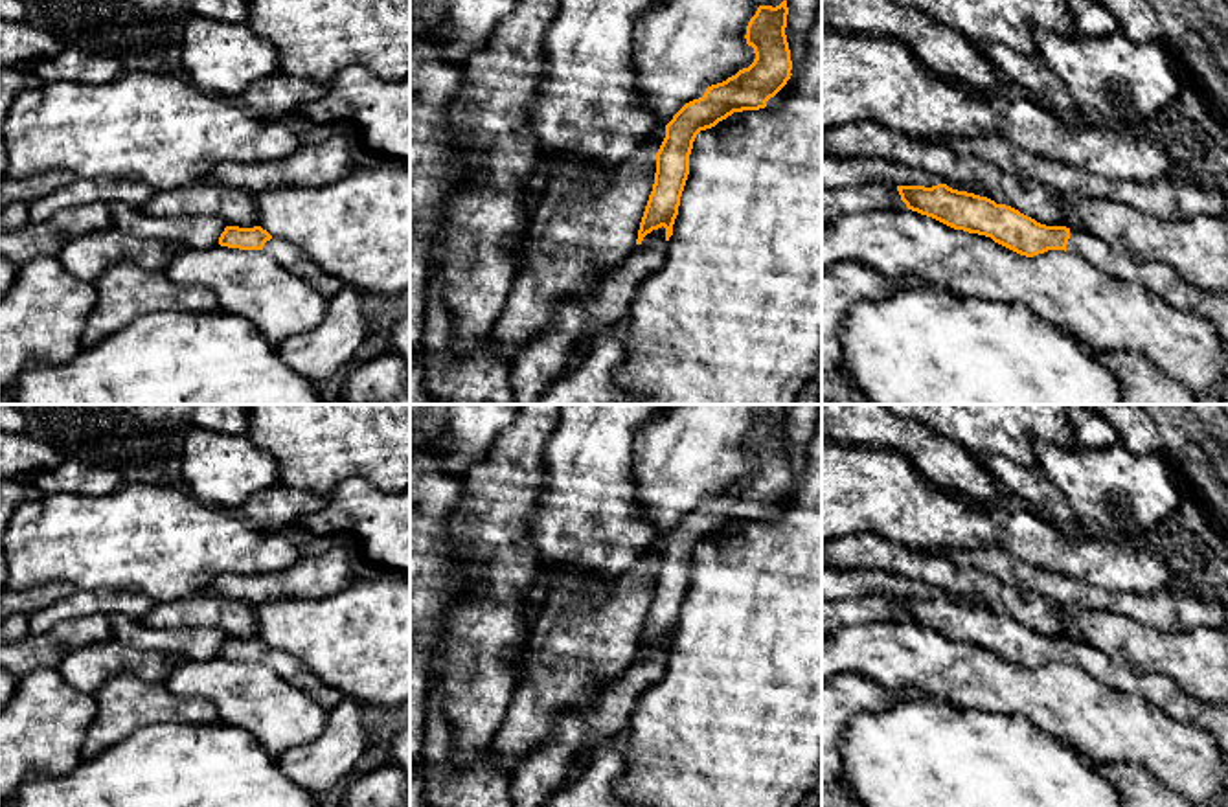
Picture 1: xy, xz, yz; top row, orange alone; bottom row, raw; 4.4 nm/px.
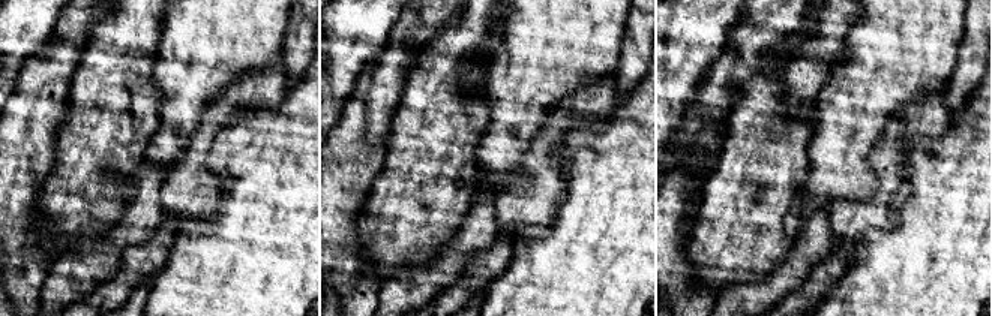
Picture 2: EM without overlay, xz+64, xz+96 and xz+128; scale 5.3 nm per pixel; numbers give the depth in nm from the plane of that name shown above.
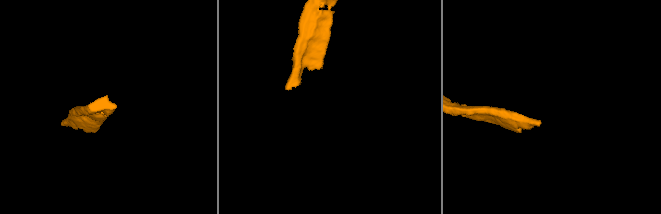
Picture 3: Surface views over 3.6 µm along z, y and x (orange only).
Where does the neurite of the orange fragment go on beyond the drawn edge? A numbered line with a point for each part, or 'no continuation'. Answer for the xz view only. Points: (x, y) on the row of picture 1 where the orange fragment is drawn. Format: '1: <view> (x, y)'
no continuation

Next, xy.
1: xy (289, 256)

